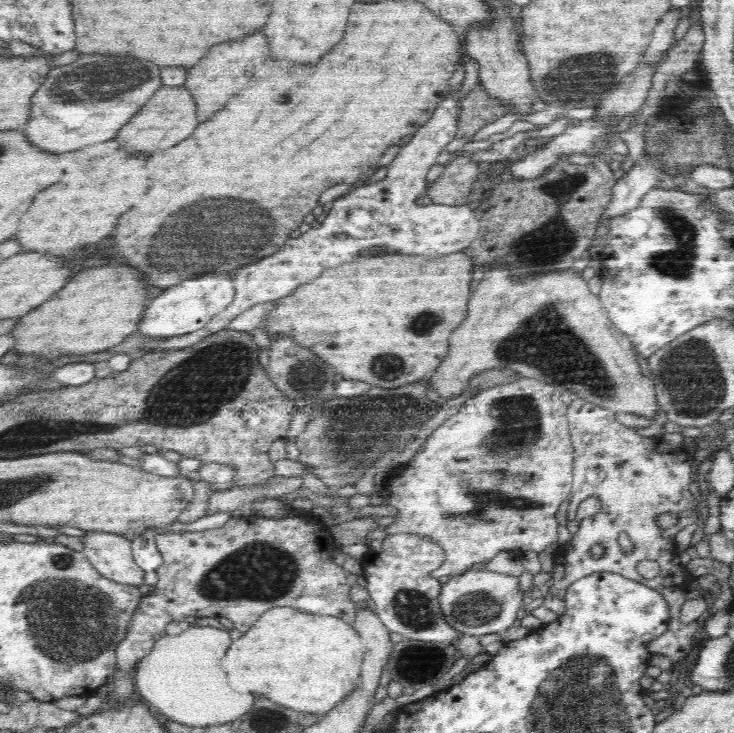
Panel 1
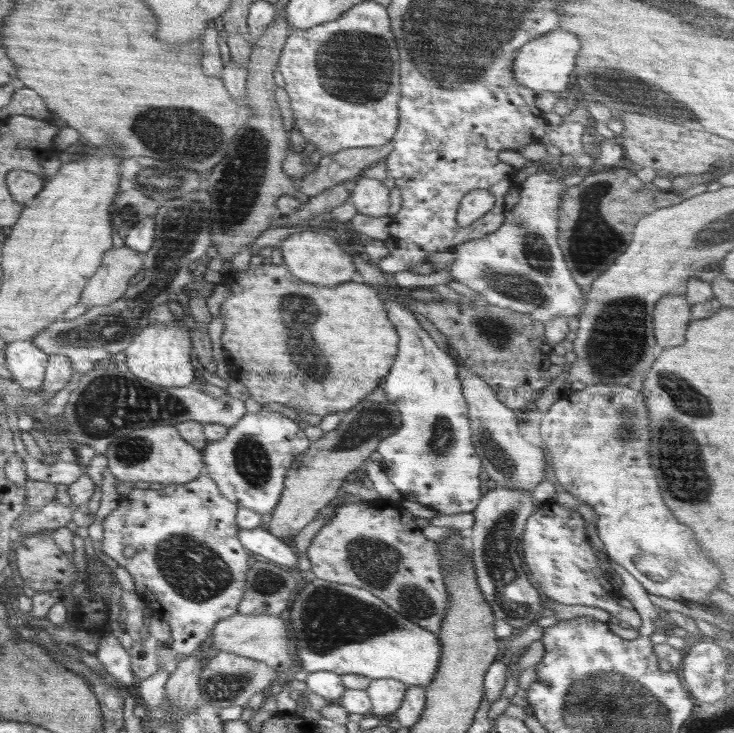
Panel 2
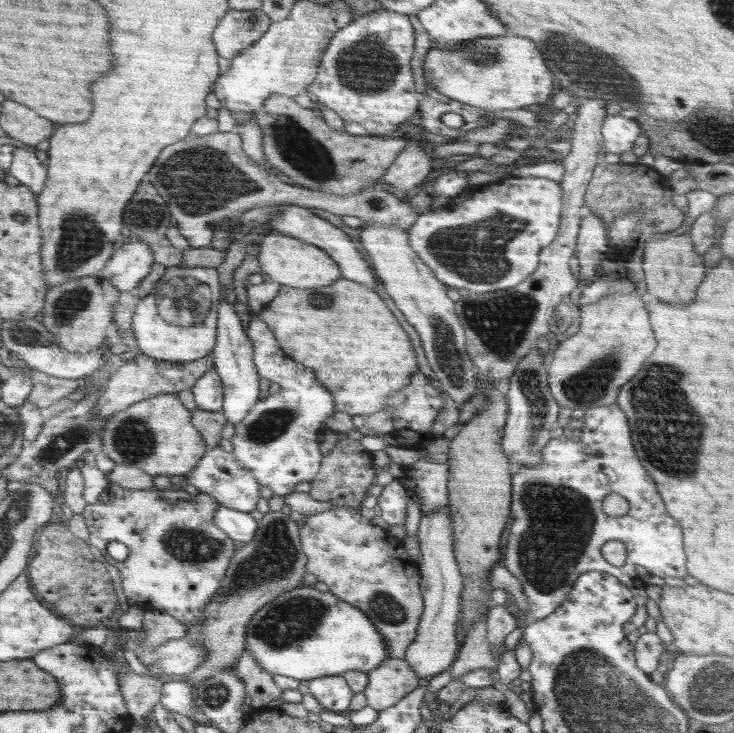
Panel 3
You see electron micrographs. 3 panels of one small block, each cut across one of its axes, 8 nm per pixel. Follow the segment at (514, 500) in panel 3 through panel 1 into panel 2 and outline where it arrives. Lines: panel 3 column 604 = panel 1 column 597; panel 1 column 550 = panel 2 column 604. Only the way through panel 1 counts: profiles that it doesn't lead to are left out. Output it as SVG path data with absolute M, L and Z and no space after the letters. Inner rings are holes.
M550 502L539 504L526 521L522 533L522 552L544 597L565 605L584 605L598 607L609 612L614 621L628 623L632 629L642 624L640 615L633 609L622 607L616 597L616 591L607 591L600 584L597 574L601 574L598 556L586 538L586 525L578 511Z

